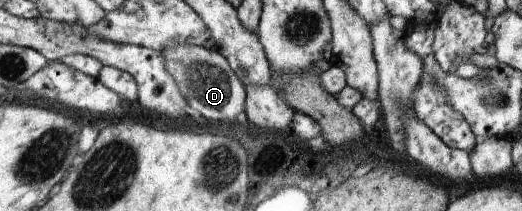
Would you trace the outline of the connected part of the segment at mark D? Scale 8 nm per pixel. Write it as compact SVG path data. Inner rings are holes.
M181 44L173 47L167 46L161 53L165 56L167 69L177 80L189 106L211 121L244 120L248 99L247 89L219 49Z

